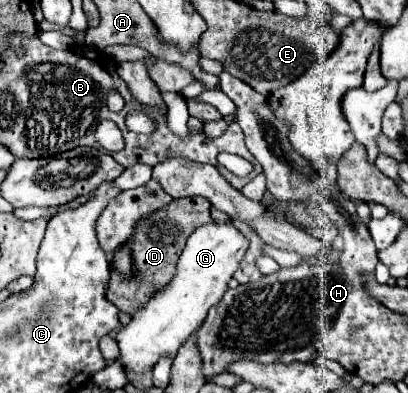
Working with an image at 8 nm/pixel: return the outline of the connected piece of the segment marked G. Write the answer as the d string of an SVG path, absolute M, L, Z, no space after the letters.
M231 219L225 223L209 223L209 225L201 225L199 229L195 229L195 233L187 239L187 245L177 261L177 271L173 275L173 279L167 283L167 287L163 291L159 291L157 295L153 295L141 309L137 309L129 321L129 325L121 327L119 333L115 335L115 341L119 345L119 363L123 365L123 369L129 373L147 373L151 371L157 361L161 357L175 357L179 347L189 339L189 335L193 335L201 323L207 317L207 311L217 305L223 297L223 293L227 291L227 283L233 277L233 273L237 271L243 255L247 249L247 239L231 225Z

